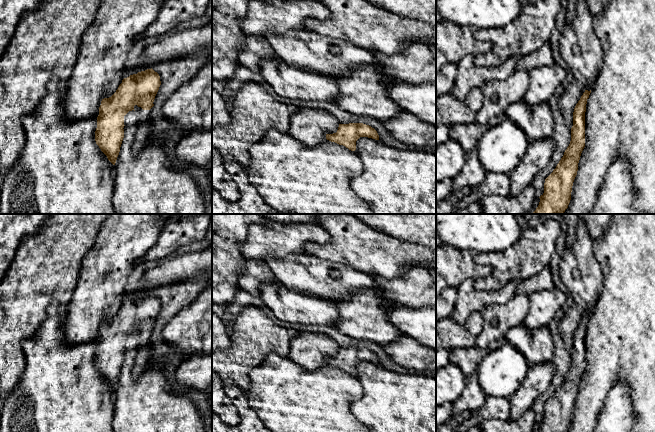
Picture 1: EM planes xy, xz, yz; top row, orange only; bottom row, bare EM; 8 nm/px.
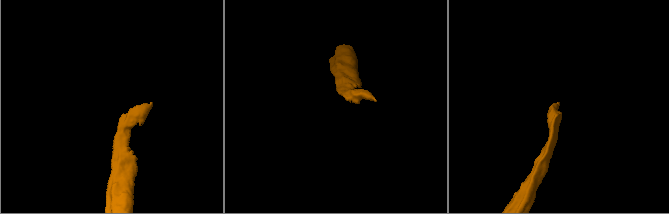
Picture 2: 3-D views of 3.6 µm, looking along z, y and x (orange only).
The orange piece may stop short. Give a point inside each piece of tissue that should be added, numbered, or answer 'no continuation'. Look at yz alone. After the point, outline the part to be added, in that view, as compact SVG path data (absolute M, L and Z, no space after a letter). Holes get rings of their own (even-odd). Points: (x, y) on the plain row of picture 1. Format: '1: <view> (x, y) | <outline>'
no continuation

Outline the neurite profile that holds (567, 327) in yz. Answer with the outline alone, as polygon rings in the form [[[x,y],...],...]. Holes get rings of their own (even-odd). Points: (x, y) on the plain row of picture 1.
[[[580,220],[575,230],[575,242],[570,248],[565,248],[560,255],[559,275],[562,282],[571,292],[574,305],[565,309],[565,314],[559,324],[560,335],[567,351],[573,350],[573,336],[576,328],[587,313],[592,313],[602,289],[603,273],[599,261],[595,257],[594,244],[585,221]]]

